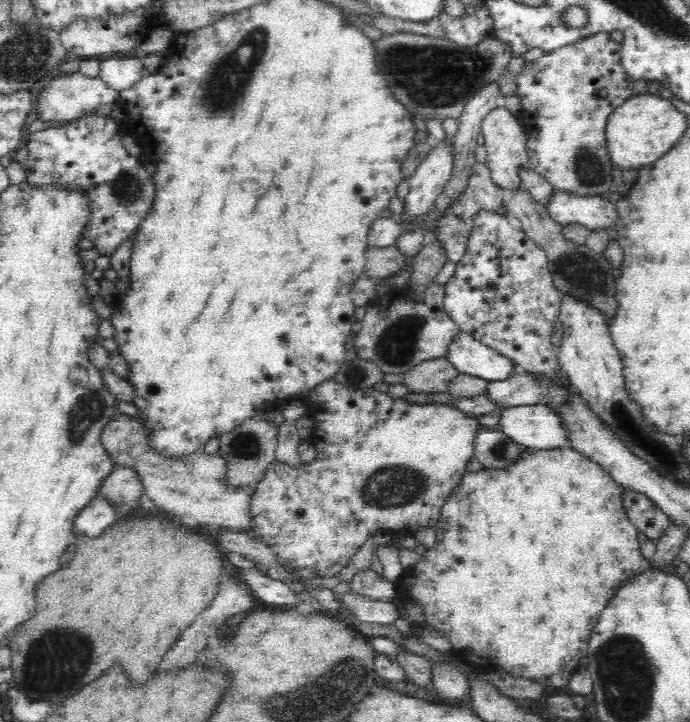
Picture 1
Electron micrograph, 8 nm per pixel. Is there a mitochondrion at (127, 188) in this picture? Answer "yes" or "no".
yes

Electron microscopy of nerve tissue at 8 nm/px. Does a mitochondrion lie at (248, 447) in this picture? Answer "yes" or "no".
yes

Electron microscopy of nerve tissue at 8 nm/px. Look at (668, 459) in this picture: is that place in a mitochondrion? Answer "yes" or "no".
yes

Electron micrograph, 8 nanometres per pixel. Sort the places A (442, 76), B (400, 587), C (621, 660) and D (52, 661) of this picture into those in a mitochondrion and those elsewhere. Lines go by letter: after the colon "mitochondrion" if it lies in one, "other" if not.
A: mitochondrion
B: other
C: mitochondrion
D: mitochondrion

